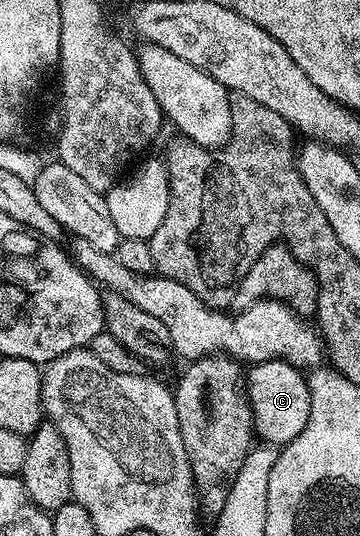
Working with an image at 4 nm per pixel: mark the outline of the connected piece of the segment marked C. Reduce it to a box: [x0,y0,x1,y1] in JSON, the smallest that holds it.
[245,361,309,447]

